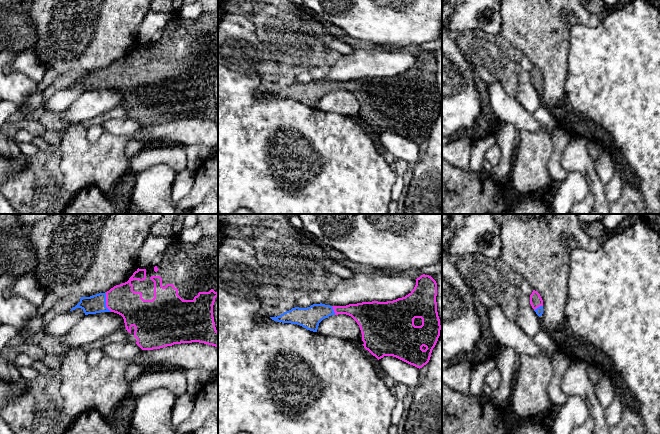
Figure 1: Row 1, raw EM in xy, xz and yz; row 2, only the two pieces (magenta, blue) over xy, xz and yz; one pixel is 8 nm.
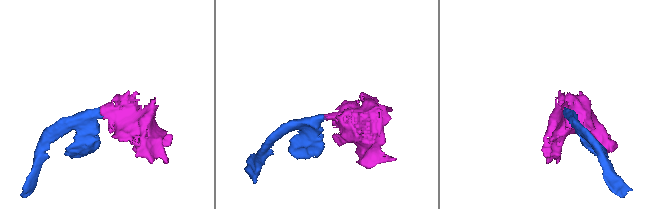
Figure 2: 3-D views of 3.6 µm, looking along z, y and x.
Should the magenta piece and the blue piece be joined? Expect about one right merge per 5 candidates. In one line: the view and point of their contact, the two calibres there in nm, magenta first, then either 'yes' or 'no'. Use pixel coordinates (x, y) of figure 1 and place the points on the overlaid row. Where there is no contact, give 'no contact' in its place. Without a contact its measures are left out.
xy (106, 302) | 240/150 nm | yes

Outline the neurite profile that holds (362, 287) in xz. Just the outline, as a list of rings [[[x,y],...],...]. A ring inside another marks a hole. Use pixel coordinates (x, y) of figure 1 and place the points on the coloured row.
[[[355,273],[331,290],[322,304],[346,306],[362,302],[393,301],[411,293],[415,285],[415,278],[402,274]]]

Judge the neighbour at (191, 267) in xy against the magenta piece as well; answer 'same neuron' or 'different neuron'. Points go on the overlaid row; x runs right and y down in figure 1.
same neuron

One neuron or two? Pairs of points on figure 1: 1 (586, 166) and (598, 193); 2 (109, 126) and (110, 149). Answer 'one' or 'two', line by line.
1: one
2: two

